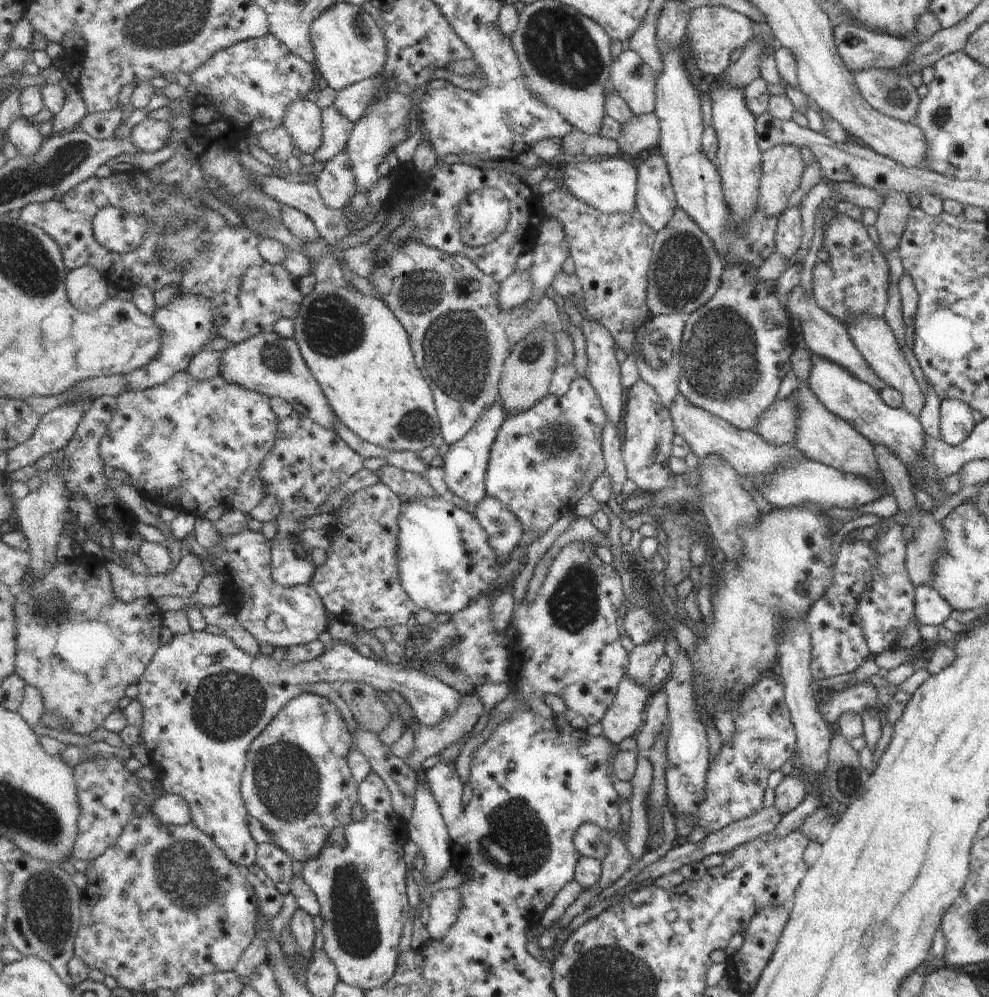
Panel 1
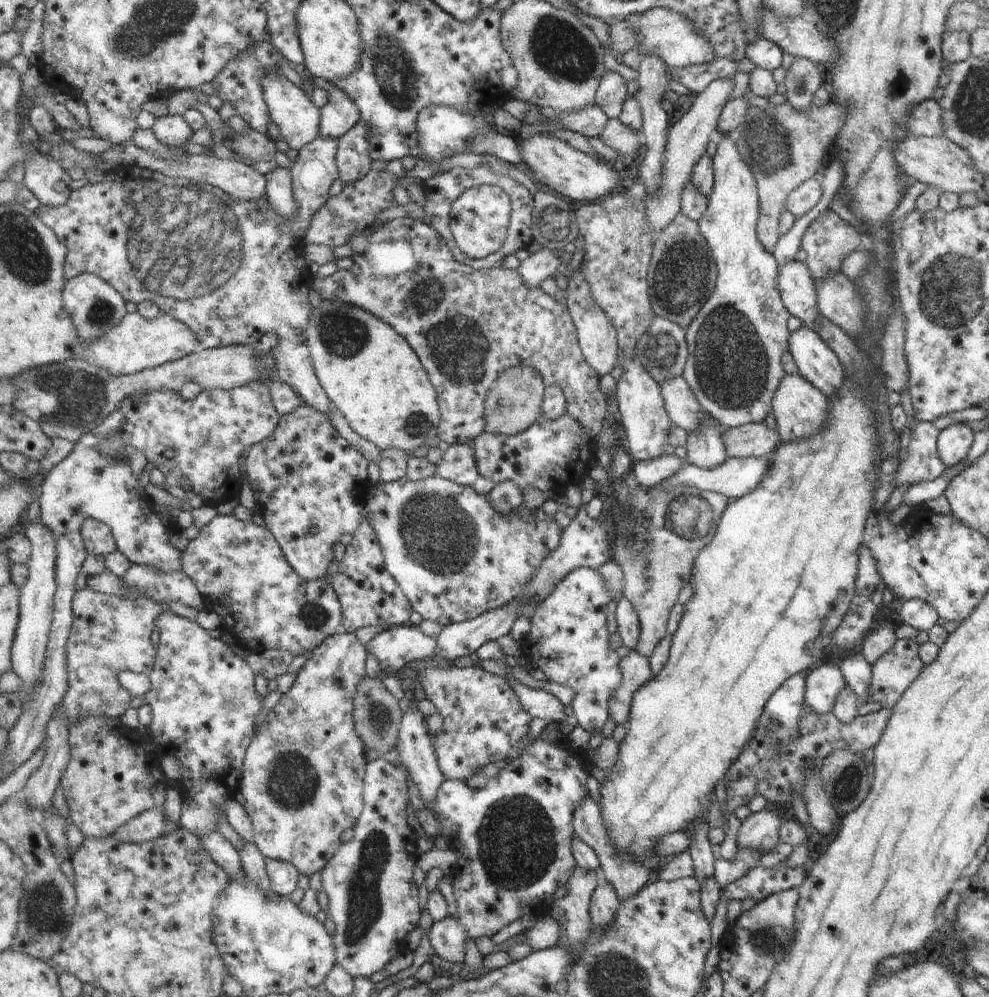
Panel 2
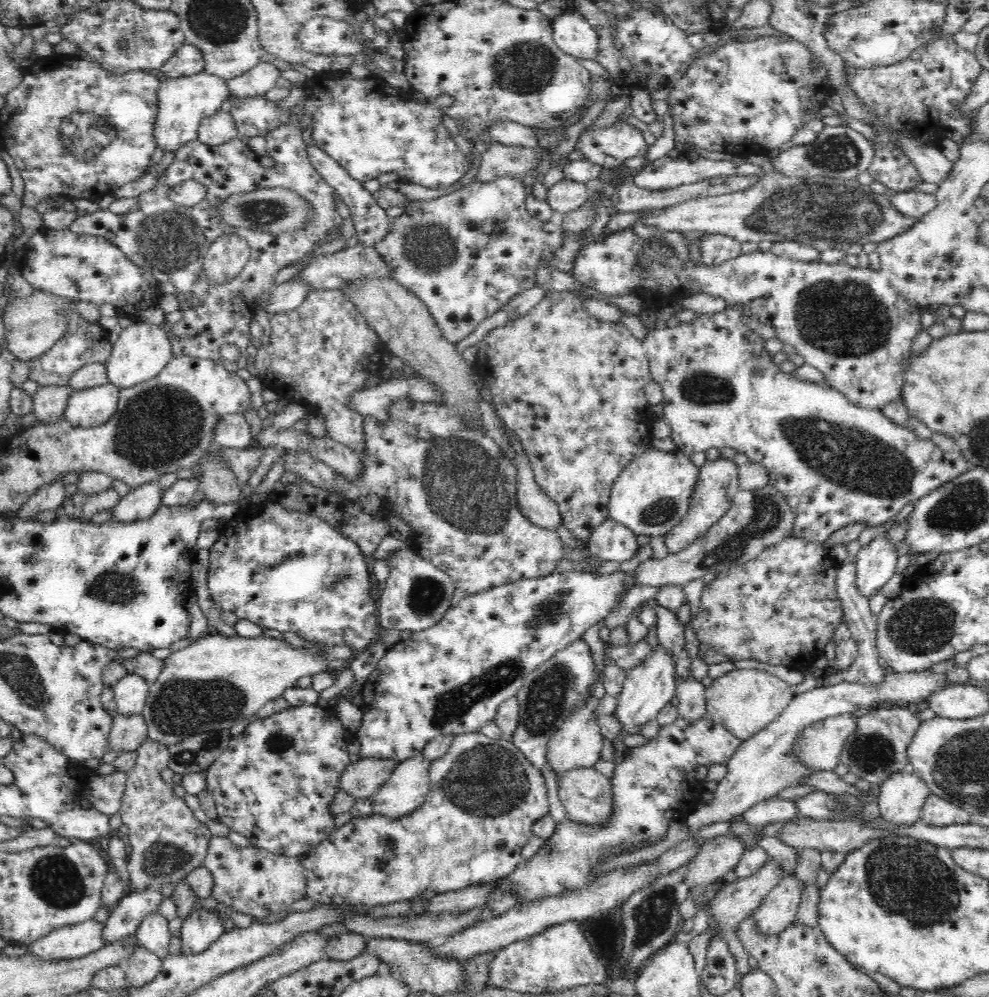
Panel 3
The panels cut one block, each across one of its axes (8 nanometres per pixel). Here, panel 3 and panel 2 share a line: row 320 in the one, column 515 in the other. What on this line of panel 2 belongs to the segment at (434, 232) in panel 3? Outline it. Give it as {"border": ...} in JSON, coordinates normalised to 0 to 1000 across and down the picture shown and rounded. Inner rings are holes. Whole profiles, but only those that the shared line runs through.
{"border":[[[573,413],[562,422],[548,415],[539,427],[518,438],[490,432],[472,445],[478,448],[484,473],[489,479],[503,486],[509,482],[521,482],[527,491],[531,487],[540,487],[555,497],[571,495],[575,485],[587,485],[598,473],[598,463],[603,462],[605,449],[603,441],[596,438]]]}

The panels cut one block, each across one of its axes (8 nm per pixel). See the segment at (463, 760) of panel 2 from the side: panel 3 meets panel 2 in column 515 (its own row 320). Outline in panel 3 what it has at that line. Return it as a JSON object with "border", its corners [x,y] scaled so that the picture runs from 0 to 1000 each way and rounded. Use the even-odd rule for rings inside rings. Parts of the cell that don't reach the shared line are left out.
{"border":[[[751,305],[735,306],[730,313],[704,314],[702,321],[688,324],[680,329],[671,327],[670,329],[656,330],[649,342],[654,350],[659,379],[661,383],[667,385],[670,391],[669,417],[679,428],[680,432],[677,438],[686,451],[698,458],[702,453],[713,453],[716,449],[738,448],[744,454],[756,458],[758,463],[770,467],[778,476],[777,487],[783,487],[787,493],[792,495],[795,505],[804,518],[803,539],[833,545],[843,534],[859,526],[876,526],[878,530],[892,527],[907,518],[914,508],[930,502],[930,499],[948,491],[948,489],[952,489],[954,485],[959,485],[961,481],[977,475],[983,469],[968,448],[962,453],[952,453],[942,440],[928,437],[916,426],[904,425],[899,419],[896,419],[892,411],[872,409],[872,407],[861,405],[854,395],[843,391],[836,385],[807,381],[807,379],[803,379],[801,374],[790,373],[787,370],[787,365],[781,363],[779,354],[772,348],[775,341],[770,339],[766,331],[760,333],[752,324],[755,320]]]}

